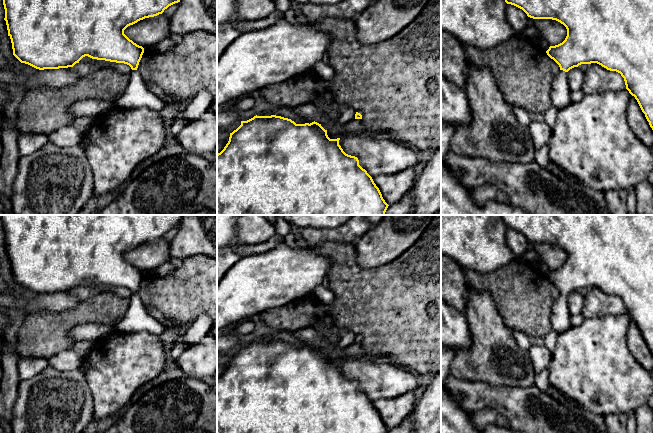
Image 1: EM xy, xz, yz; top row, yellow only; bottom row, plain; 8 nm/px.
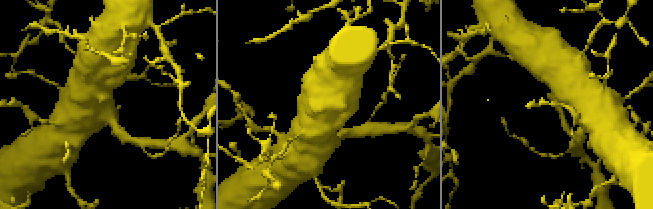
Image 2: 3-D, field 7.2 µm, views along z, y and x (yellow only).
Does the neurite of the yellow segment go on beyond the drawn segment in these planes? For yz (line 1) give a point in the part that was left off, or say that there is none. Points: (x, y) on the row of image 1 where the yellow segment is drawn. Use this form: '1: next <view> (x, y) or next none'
1: next yz (560, 94)

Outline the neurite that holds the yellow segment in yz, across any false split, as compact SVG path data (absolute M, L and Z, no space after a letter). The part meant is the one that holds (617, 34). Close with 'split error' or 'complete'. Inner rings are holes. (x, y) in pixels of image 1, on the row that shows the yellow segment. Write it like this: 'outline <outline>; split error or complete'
outline M505 0L507 4L522 9L533 19L552 19L567 29L565 40L546 51L560 67L552 83L552 106L558 110L571 103L571 90L567 84L567 73L581 64L597 63L624 78L626 89L635 97L653 130L653 0Z; split error

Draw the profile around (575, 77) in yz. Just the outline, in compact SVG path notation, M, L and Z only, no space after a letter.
M574 67L568 71L567 84L571 92L582 90L582 86L584 84L584 76L585 72L583 72L578 67Z

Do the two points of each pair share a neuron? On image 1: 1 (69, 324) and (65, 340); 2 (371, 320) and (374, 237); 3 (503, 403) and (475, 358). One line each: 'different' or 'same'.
1: same
2: different
3: different

